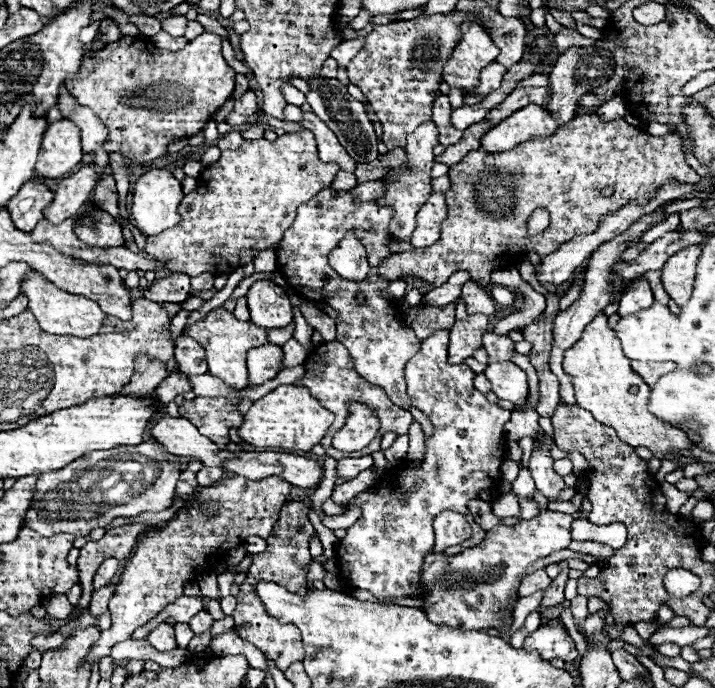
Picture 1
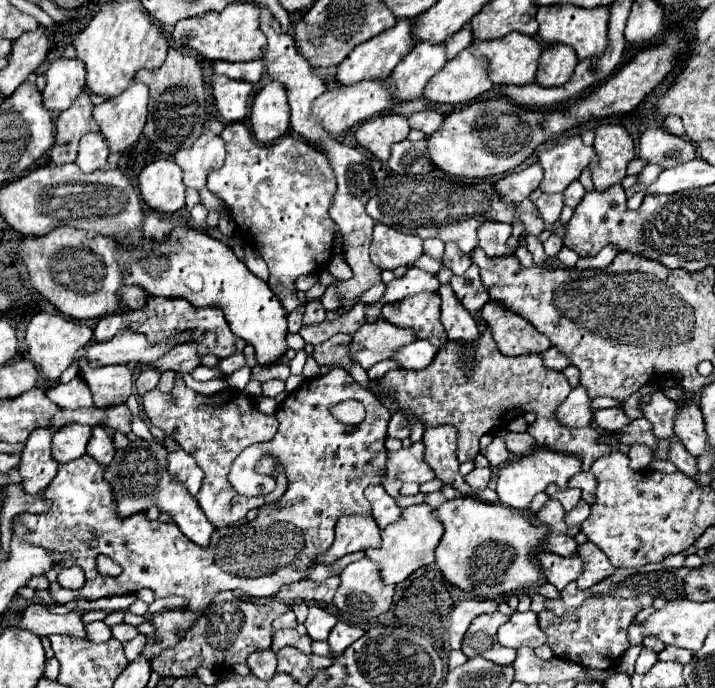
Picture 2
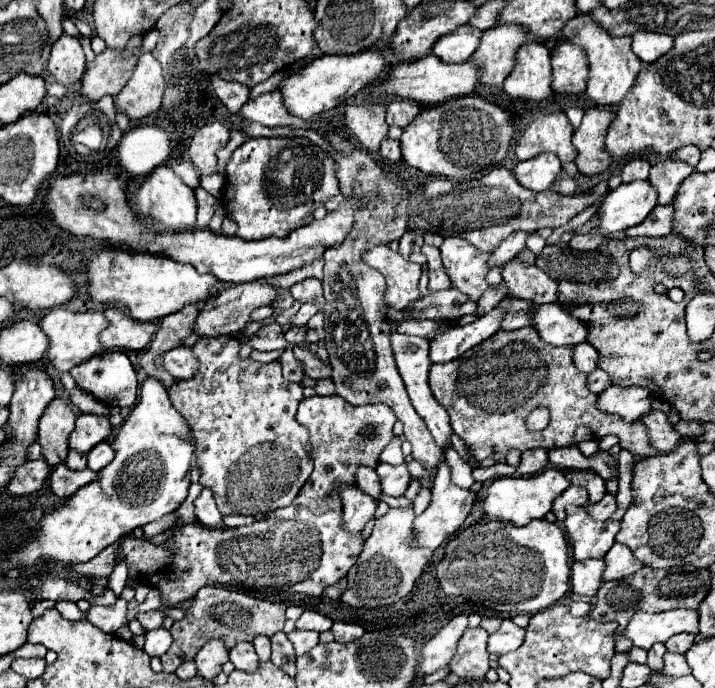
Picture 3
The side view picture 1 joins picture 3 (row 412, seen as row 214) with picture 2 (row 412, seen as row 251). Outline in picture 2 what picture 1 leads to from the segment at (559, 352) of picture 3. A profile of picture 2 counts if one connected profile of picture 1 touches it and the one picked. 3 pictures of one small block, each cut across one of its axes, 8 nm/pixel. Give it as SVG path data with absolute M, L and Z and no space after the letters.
M484 330L472 342L452 342L448 340L442 350L438 350L432 364L424 370L390 370L378 380L380 390L396 390L394 402L412 412L424 424L452 424L458 430L458 462L468 462L478 454L478 440L484 434L494 434L504 430L514 418L534 412L536 420L530 424L528 434L550 450L572 454L572 456L600 456L600 434L596 428L568 428L558 422L556 408L570 394L570 384L566 376L558 370L548 370L544 366L542 354L526 356L504 356L500 354L492 332Z

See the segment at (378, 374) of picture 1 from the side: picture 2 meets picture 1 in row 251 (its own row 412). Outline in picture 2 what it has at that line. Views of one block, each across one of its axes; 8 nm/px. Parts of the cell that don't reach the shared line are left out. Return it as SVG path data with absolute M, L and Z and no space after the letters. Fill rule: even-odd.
M332 368L328 374L310 378L298 390L290 392L278 406L276 418L280 422L276 438L242 450L232 464L228 480L244 478L244 470L254 468L260 454L276 454L276 458L284 462L288 490L278 504L260 506L256 520L242 526L214 530L212 542L206 548L190 542L174 522L150 522L142 512L126 520L116 518L112 490L102 478L104 468L92 456L84 454L62 464L56 478L44 490L44 496L52 502L50 512L20 514L14 518L14 522L20 518L20 522L28 526L28 542L56 548L60 552L66 550L64 562L56 564L46 574L54 600L58 604L68 604L80 596L86 600L98 600L104 596L134 594L140 588L148 588L156 598L186 598L188 606L184 610L200 614L220 590L238 588L252 598L272 598L282 586L306 580L304 570L314 568L316 556L324 554L332 546L340 516L370 514L364 488L380 484L380 472L386 464L384 440L390 412L370 390L356 384L346 370ZM348 398L360 400L366 408L366 418L360 426L344 426L332 418L330 406ZM88 528L98 532L96 538L88 534ZM98 554L106 554L120 564L122 574L100 574L96 570ZM66 566L80 566L84 570L86 582L82 588L66 590L58 584L56 576Z

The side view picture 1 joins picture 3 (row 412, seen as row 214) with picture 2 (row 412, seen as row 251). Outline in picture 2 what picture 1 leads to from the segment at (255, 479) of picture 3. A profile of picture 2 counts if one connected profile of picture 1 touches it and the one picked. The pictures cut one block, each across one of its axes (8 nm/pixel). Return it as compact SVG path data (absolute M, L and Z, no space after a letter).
M176 374L174 388L170 392L160 392L158 388L150 390L142 396L142 406L148 416L148 420L162 428L170 438L174 438L184 452L192 454L198 466L204 470L204 482L200 492L196 494L196 500L200 508L204 510L206 518L212 522L214 528L226 528L234 522L242 520L250 508L260 508L270 502L278 502L286 488L276 488L280 492L272 492L268 496L256 496L248 498L238 494L232 484L228 482L230 466L246 446L268 442L276 436L276 416L264 414L256 406L250 406L250 396L246 392L226 388L212 396L202 396L188 388L182 380L182 374Z

